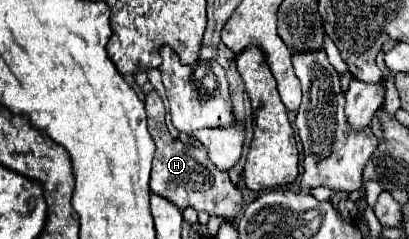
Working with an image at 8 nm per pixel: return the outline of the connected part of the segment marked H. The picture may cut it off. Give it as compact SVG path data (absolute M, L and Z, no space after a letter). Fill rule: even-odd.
M152 90L146 96L144 106L148 112L148 132L156 144L156 154L154 154L154 164L152 164L152 180L150 180L152 192L156 192L162 198L168 198L180 210L192 206L198 212L222 216L224 220L236 220L236 216L242 208L242 194L230 182L228 172L218 170L210 162L208 150L204 146L188 146L170 136L166 122L164 122L164 104L156 90Z

